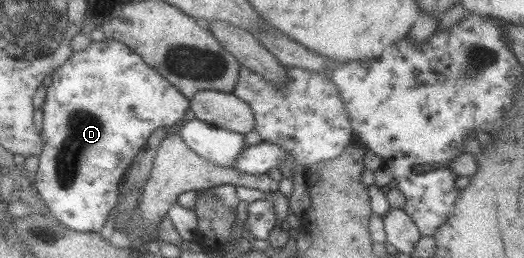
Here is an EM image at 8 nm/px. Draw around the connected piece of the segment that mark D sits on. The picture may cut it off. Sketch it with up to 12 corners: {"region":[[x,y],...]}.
{"region":[[124,44],[51,74],[32,187],[98,233],[189,100]]}

